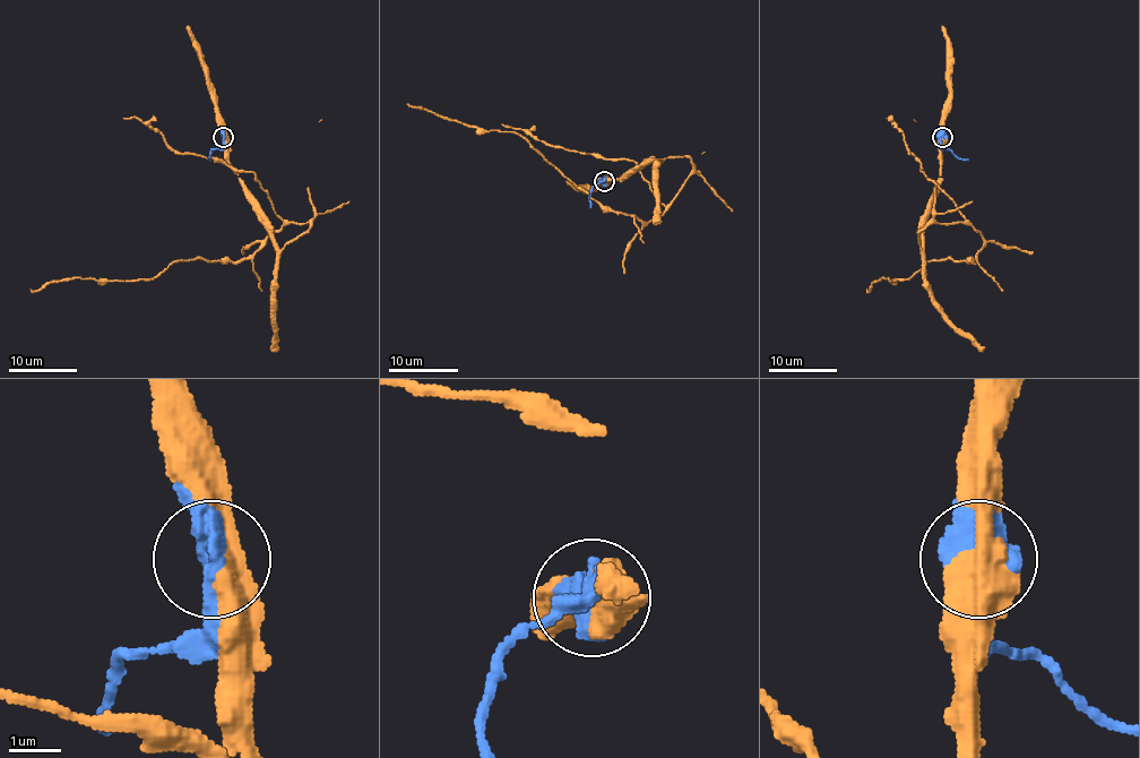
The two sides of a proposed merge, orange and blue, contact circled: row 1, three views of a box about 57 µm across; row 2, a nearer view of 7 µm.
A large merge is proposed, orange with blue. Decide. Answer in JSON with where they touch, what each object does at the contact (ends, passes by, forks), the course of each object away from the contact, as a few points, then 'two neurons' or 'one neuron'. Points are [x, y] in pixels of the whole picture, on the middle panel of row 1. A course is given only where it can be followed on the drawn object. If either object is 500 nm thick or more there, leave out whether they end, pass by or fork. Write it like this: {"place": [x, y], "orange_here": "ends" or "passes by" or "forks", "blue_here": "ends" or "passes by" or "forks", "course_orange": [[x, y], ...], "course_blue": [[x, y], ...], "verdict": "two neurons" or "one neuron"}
{"place": [604, 181], "course_orange": [[604, 181], [646, 162], [685, 156], [692, 165], [668, 207], [642, 223], [605, 210], [518, 134], [406, 104]], "course_blue": [[604, 181], [589, 194], [592, 207]], "verdict": "two neurons"}

